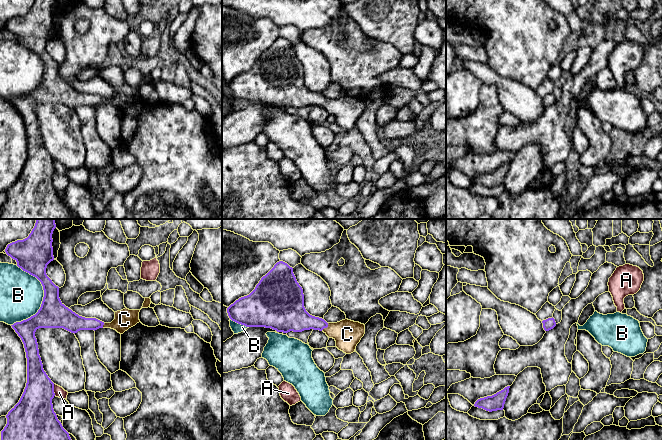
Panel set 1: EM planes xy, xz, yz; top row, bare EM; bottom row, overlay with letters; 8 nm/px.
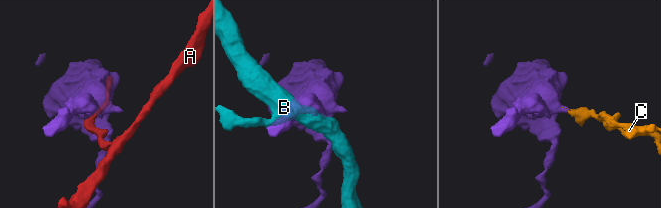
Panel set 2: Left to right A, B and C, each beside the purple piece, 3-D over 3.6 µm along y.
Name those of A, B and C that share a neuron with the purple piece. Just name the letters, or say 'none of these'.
C

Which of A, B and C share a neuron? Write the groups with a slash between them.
A / B / C

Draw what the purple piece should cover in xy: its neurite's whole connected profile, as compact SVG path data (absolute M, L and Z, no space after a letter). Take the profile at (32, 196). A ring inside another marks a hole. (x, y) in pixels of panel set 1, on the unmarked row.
M35 0L27 14L10 19L5 25L6 30L17 38L19 44L41 58L44 73L41 83L35 91L11 101L24 120L27 134L27 159L19 178L6 191L7 200L1 207L0 219L73 219L69 209L63 204L53 185L54 159L43 145L35 113L37 105L63 104L75 110L80 106L95 107L99 104L111 104L123 110L140 98L140 86L125 84L115 88L115 95L111 99L104 99L96 94L79 92L61 78L59 63L46 50L47 41L54 36L52 10L55 4L56 0Z

